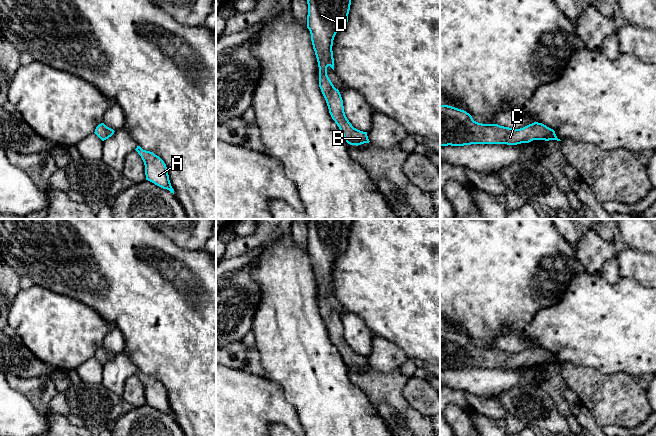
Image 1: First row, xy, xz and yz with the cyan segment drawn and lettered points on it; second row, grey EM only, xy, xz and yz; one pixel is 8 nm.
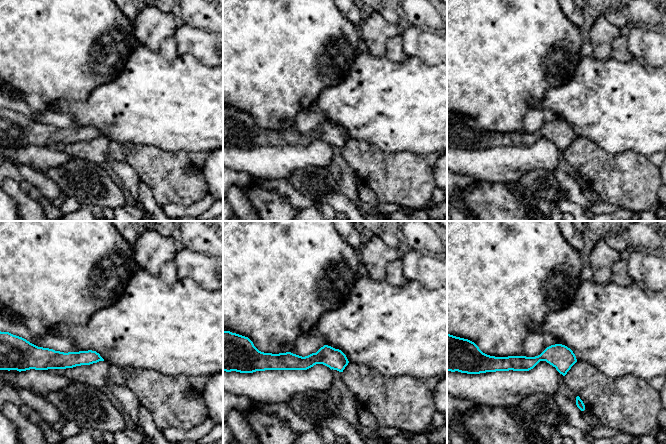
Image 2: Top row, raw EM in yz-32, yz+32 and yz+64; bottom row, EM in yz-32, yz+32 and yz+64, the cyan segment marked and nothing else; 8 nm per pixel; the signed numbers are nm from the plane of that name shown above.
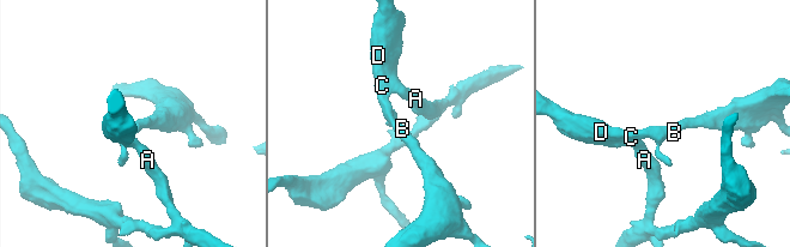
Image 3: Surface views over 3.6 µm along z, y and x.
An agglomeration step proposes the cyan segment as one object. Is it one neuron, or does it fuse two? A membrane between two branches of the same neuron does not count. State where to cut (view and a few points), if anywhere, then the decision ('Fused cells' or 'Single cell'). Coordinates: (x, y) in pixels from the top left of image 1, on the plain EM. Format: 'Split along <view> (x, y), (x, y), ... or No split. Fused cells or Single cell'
No split. Single cell

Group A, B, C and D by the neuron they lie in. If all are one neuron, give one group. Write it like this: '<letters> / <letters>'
A B C D

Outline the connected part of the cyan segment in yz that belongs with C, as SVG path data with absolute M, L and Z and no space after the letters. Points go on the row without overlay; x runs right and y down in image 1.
M440 329L440 370L464 370L471 368L517 369L533 364L557 364L555 355L534 346L520 353L498 348L482 348L473 344L464 334Z

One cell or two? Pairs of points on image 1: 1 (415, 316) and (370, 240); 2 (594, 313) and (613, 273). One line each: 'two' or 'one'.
1: one
2: two

